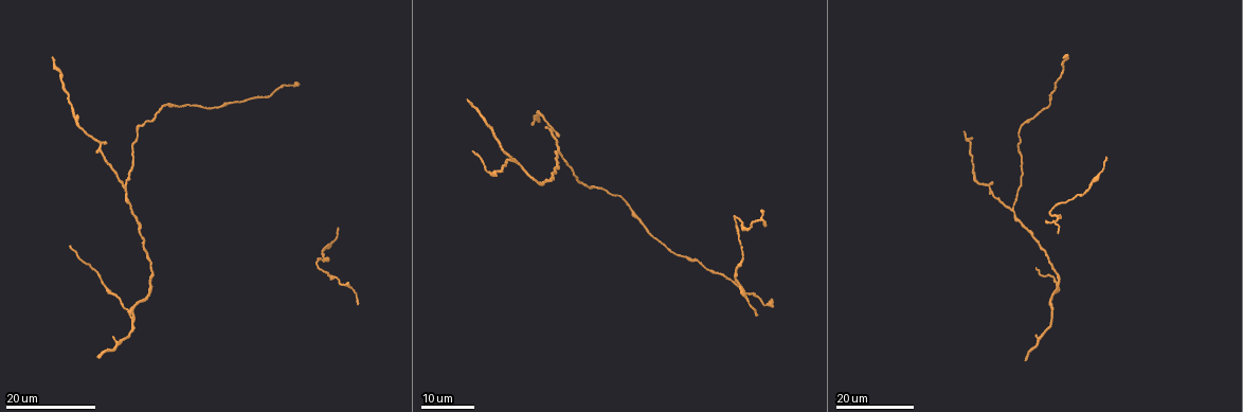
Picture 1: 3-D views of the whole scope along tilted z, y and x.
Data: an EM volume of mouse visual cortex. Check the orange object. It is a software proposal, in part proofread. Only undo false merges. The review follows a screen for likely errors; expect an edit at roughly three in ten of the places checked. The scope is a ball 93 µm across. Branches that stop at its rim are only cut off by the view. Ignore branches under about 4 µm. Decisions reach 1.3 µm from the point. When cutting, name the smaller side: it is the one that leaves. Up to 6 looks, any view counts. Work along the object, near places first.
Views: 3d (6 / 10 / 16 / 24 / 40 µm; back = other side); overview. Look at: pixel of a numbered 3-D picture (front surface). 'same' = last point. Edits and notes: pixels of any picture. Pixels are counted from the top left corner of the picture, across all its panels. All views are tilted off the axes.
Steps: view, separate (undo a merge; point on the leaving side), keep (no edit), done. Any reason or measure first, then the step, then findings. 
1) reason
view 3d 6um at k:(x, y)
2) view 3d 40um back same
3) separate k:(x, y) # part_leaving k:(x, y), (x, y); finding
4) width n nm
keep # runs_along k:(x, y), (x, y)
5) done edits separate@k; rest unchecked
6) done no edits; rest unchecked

arms part here
view 3d 24um at 1:(1010, 210)

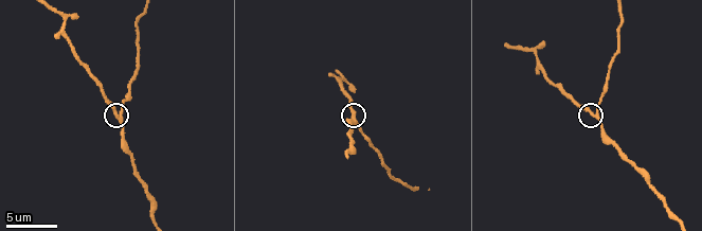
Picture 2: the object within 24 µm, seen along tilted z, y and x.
view 3d 10um at 2:(597, 117)

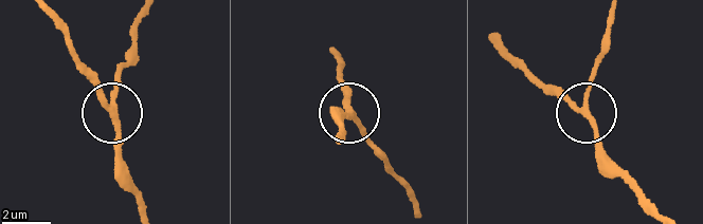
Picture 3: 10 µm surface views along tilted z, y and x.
arms 3
keep # runs_along 3:(139, 16), (134, 58), (118, 77), (108, 111), (88, 66); one neuron here

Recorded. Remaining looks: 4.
view 3d 24um at 1:(127, 313)

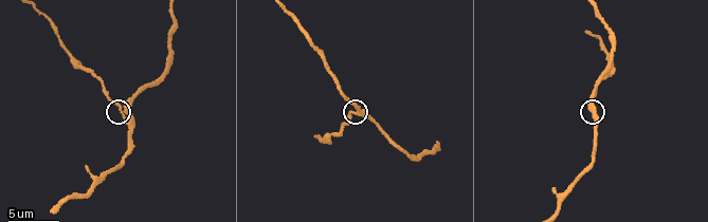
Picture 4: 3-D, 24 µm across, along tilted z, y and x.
view 3d 10um at 4:(120, 107)

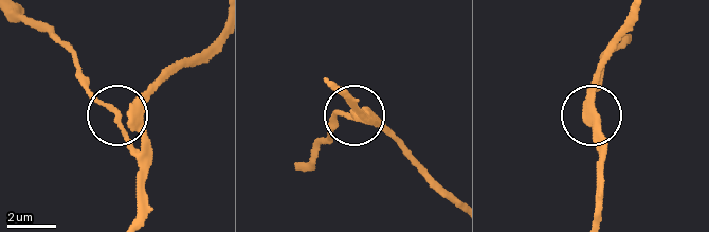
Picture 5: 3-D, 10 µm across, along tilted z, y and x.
keep # runs_along 5:(215, 45), (116, 114), (141, 183); all the same neuron

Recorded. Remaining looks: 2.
calibre changes
view 3d 24um at 1:(1061, 216)

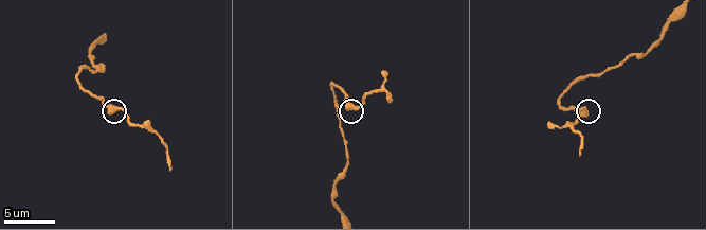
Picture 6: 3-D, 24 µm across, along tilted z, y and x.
closer look
view 3d 10um at 6:(120, 109)

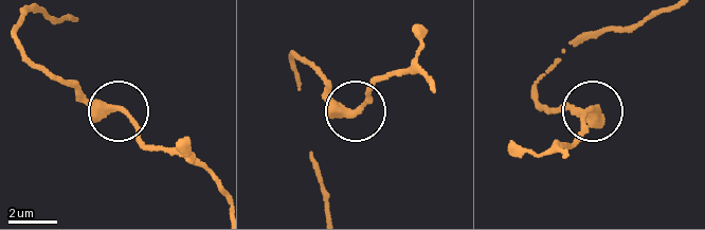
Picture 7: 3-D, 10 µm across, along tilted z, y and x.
keep # runs_along 7:(537, 99), (556, 108), (593, 106), (583, 131), (566, 147); all the same neuron

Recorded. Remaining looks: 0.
done no edits; rest unchecked

